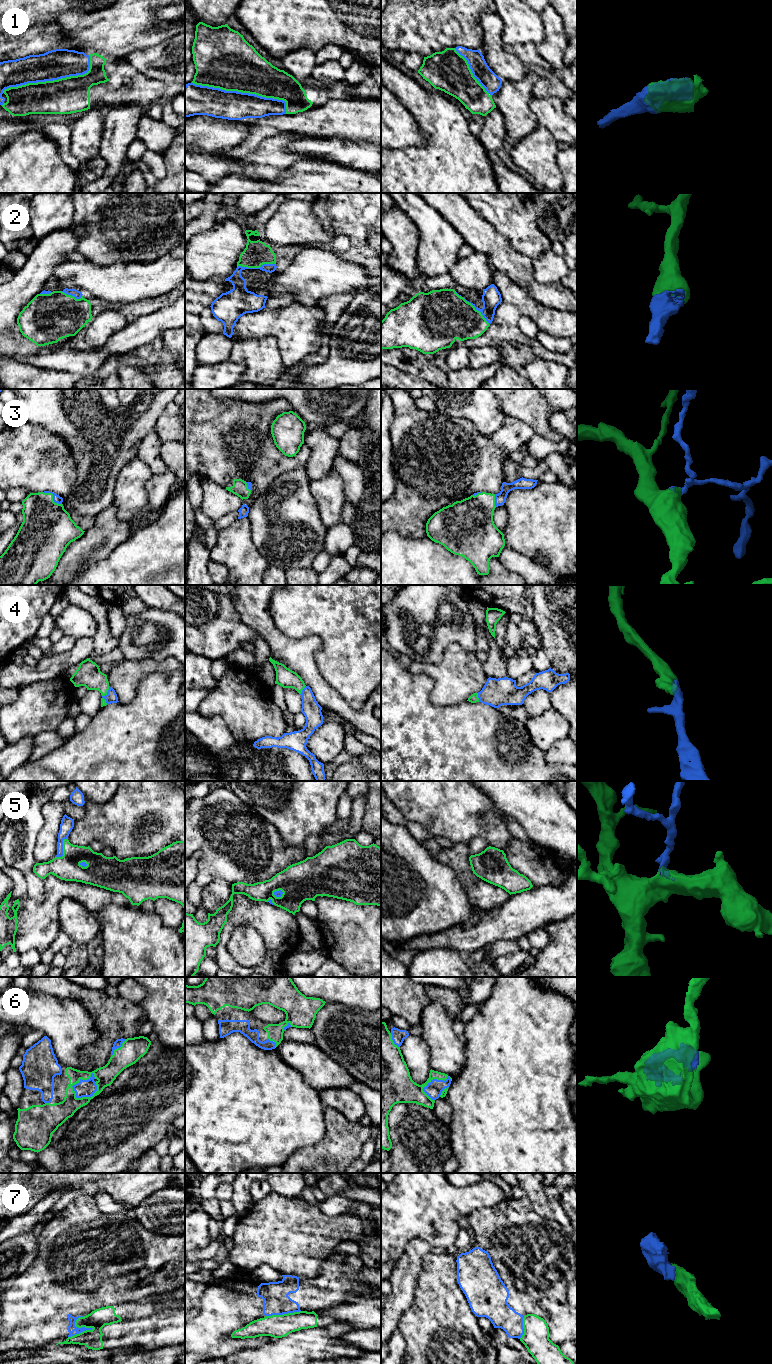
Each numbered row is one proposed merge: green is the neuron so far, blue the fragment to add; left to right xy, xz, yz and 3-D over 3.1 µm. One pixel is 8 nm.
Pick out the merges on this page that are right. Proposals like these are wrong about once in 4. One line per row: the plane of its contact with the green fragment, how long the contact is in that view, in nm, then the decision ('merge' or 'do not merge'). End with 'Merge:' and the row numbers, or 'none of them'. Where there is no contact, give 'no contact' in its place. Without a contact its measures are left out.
1: meets green in xz; contact 800 nm long; merge
2: meets green in xz; contact 320 nm long; merge
3: meets green in xy; contact 180 nm long; merge
4: meets green in xy; contact 150 nm long; merge
5: meets green in xy; contact 180 nm long; merge
6: meets green in xy; contact 260 nm long; merge
7: meets green in xy; contact 220 nm long; do not merge
Merge: 1, 2, 3, 4, 5, 6

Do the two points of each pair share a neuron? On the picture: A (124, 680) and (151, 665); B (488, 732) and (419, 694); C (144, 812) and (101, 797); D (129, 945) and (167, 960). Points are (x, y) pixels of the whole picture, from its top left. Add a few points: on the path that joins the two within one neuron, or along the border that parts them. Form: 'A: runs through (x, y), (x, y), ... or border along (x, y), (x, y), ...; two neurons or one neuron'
A: runs through (131, 673), (144, 667); one neuron
B: runs through (470, 732), (453, 732), (433, 712); one neuron
C: border along (116, 791), (103, 803), (86, 801); two neurons
D: runs through (138, 948), (151, 951), (158, 958); one neuron

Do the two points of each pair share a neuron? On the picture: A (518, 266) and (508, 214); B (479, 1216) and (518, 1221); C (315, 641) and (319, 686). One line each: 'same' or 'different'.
A: different
B: same
C: same

